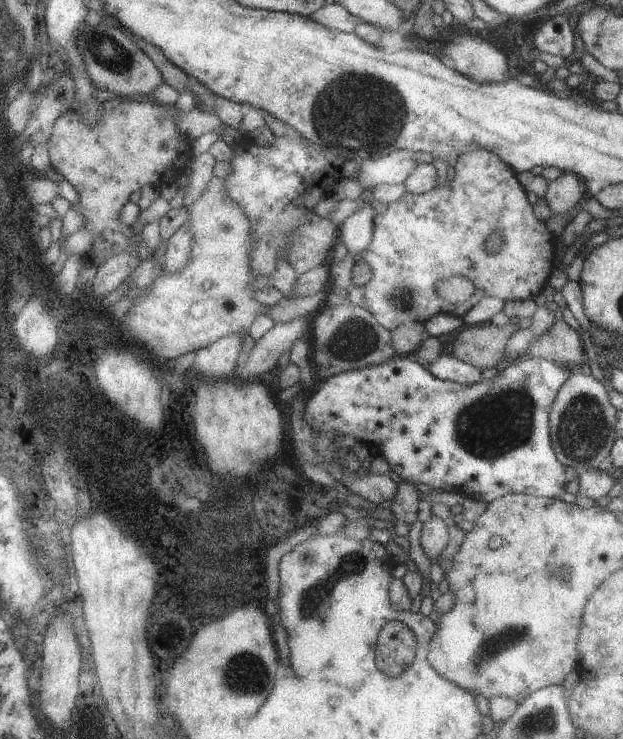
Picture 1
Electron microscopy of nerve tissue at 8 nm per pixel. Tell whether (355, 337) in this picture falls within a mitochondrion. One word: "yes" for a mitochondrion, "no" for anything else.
yes

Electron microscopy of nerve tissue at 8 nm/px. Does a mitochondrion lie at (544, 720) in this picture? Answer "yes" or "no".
yes

